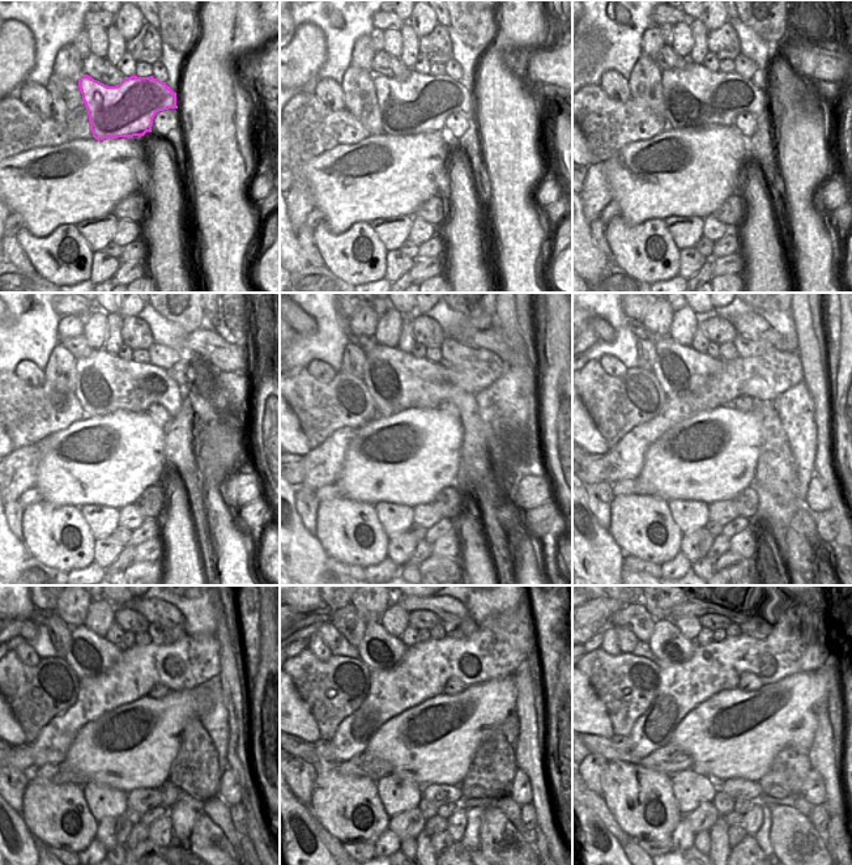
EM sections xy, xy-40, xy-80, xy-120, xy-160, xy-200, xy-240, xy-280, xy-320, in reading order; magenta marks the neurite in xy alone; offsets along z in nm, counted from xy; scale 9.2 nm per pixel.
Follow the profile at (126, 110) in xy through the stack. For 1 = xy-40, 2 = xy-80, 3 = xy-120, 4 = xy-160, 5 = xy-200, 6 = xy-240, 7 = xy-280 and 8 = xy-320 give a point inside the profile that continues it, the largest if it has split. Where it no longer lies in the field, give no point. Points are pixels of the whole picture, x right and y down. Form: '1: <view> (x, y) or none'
1: xy-40 (421, 103)
2: xy-80 (695, 98)
3: xy-120 (105, 383)
4: xy-160 (397, 380)
5: xy-200 (681, 370)
6: xy-240 (89, 655)
7: xy-280 (378, 650)
8: xy-320 (671, 647)

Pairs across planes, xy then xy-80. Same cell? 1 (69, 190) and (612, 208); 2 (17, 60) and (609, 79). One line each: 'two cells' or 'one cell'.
1: two cells
2: two cells

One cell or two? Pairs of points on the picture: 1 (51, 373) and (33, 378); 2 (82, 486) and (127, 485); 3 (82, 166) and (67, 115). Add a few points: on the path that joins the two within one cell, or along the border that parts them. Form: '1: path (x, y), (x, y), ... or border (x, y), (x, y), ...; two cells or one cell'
1: border (42, 371), (46, 379); two cells
2: path (93, 485), (116, 485); one cell
3: border (93, 137), (71, 140); two cells

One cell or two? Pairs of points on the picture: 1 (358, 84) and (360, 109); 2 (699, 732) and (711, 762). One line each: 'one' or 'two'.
1: one
2: one

